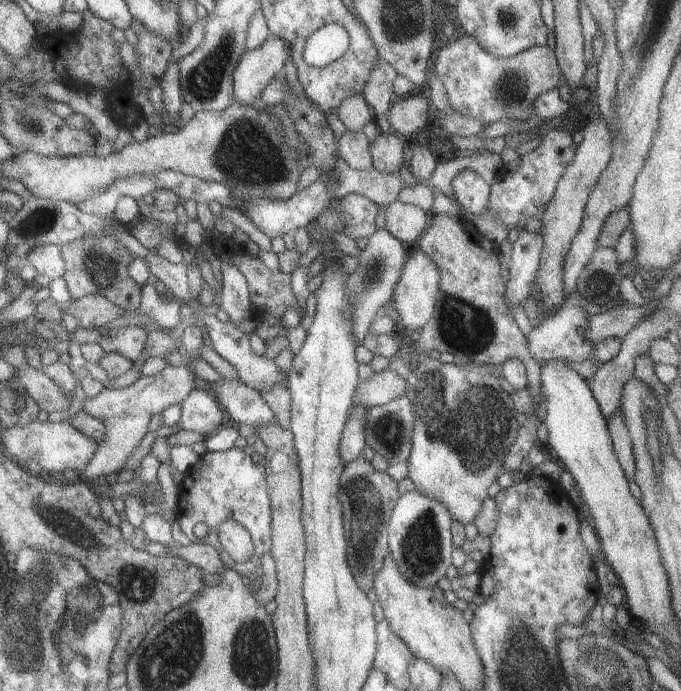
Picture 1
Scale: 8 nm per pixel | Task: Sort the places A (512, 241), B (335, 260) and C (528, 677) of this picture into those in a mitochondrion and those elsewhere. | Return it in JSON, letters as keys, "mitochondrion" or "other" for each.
{"A":"other","B":"other","C":"mitochondrion"}

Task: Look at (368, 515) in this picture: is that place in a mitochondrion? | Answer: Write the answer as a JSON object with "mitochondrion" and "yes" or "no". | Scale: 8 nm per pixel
{"mitochondrion":"yes"}

